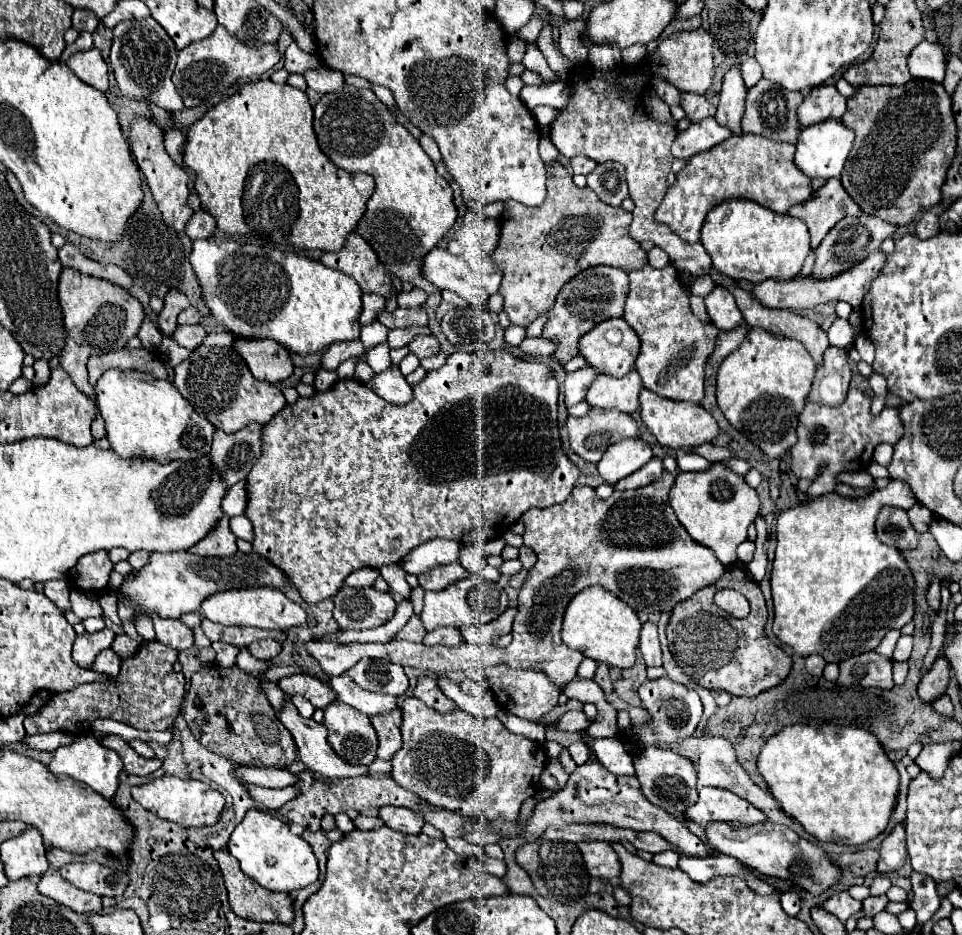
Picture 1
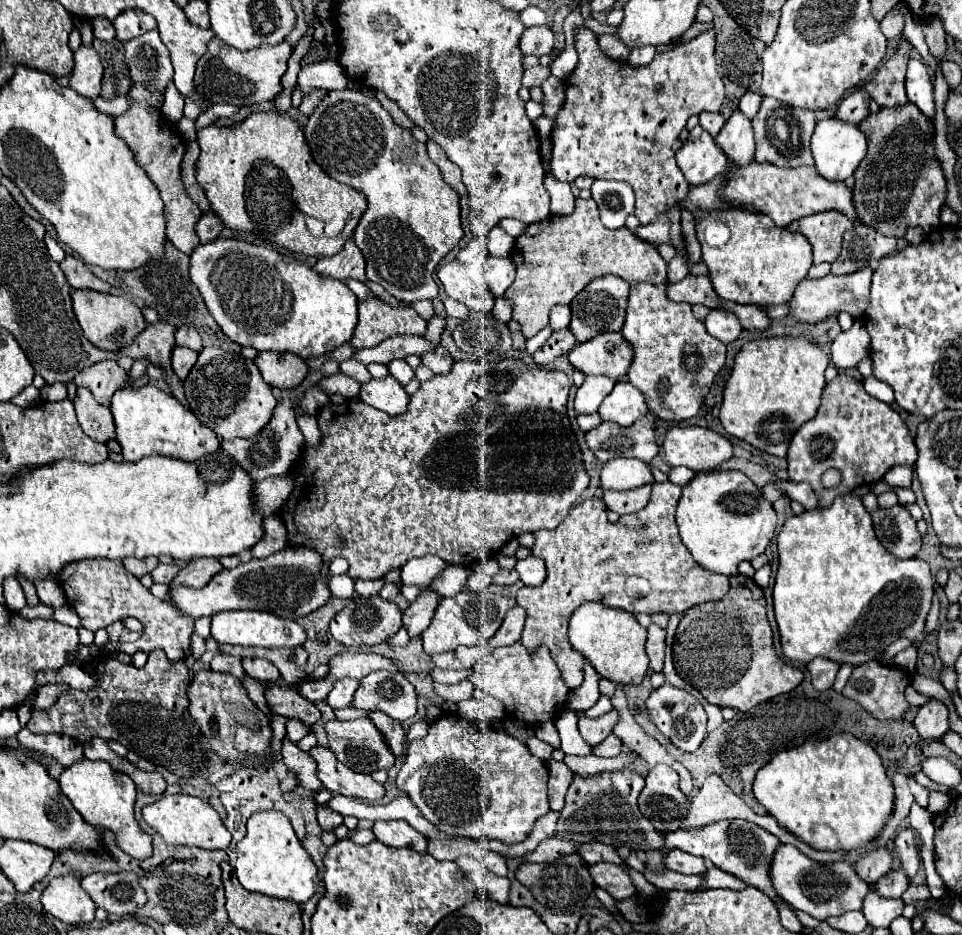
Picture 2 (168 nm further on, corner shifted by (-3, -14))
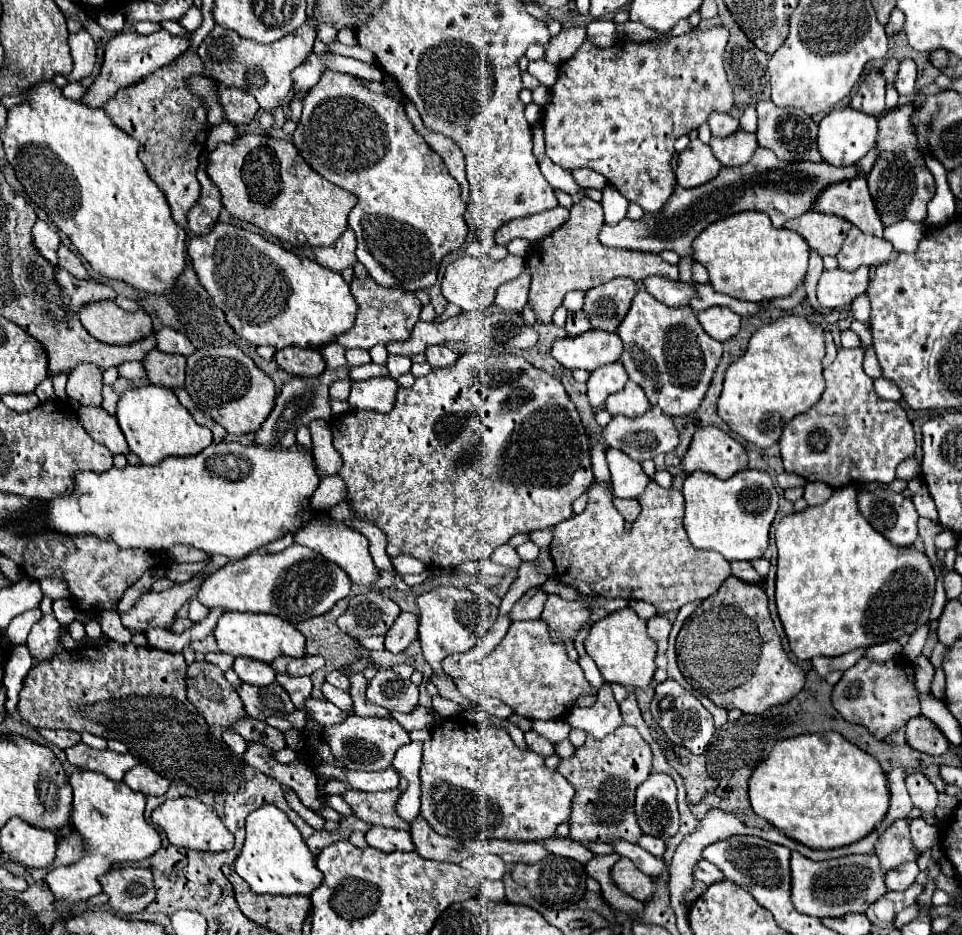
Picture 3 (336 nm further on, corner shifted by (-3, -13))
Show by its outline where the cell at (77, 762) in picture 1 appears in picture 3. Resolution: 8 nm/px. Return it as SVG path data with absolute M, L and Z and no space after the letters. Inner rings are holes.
M77 769L69 777L69 785L73 789L71 823L81 833L89 853L73 865L53 869L47 873L45 881L51 893L55 895L55 907L59 911L67 911L69 905L87 901L89 897L101 893L97 877L107 873L113 863L139 861L151 857L161 847L161 835L143 817L145 809L143 793L129 789L123 781L111 781L101 773L81 771L81 769Z

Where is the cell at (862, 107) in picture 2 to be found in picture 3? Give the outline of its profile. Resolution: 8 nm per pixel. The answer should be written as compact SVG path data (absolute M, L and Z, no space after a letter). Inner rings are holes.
M871 71L863 83L859 85L857 93L851 97L849 103L853 109L859 109L867 115L877 117L885 109L885 81L879 71Z

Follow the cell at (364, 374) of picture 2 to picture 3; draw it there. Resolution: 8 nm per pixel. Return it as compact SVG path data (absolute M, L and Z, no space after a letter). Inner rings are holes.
M347 349L345 351L347 357L347 365L349 367L357 367L357 365L367 365L371 361L369 353L365 349Z

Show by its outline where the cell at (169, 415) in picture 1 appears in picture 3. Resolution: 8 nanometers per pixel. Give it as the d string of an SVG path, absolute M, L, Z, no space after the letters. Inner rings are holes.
M145 385L125 391L117 403L117 421L127 439L131 453L135 453L143 465L157 465L169 455L197 455L211 445L211 431L193 421L187 409L183 409L175 393L167 387Z

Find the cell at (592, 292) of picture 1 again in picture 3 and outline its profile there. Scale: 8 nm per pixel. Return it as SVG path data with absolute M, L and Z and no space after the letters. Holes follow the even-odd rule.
M613 279L605 285L593 287L585 293L583 311L589 315L591 327L615 333L627 315L637 283L631 279Z

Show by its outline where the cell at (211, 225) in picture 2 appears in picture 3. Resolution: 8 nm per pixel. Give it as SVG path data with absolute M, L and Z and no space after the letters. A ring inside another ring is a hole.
M201 155L199 169L197 169L197 179L201 183L201 197L199 197L197 205L189 211L187 219L189 219L189 229L195 235L205 235L205 233L211 233L211 229L217 223L219 211L223 209L219 189L215 187L213 181L209 181L209 177L205 173L205 155Z

